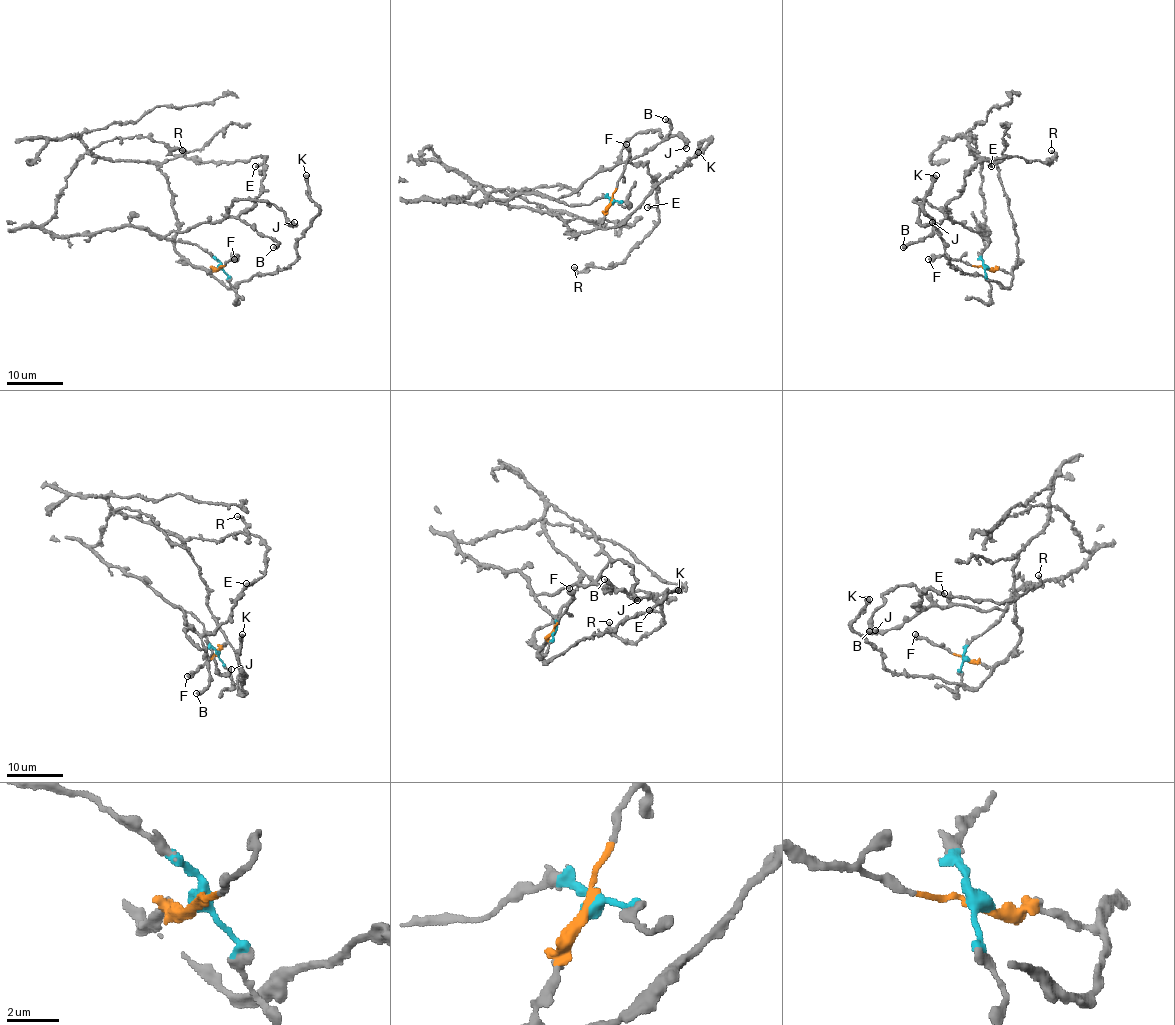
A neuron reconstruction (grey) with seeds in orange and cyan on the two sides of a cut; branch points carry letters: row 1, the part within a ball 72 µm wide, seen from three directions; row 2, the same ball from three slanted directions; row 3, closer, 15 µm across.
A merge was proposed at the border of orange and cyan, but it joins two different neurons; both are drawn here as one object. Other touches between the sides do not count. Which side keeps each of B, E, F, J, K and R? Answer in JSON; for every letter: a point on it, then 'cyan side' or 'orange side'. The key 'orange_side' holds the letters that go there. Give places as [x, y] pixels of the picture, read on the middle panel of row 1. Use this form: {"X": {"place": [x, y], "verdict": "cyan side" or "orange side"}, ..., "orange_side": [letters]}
{"B": {"place": [665, 119], "verdict": "cyan side"}, "E": {"place": [647, 207], "verdict": "cyan side"}, "F": {"place": [626, 144], "verdict": "orange side"}, "J": {"place": [686, 148], "verdict": "cyan side"}, "K": {"place": [698, 152], "verdict": "orange side"}, "R": {"place": [574, 267], "verdict": "cyan side"}, "orange_side": ["F", "K"]}

